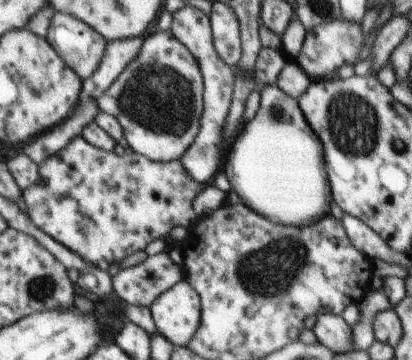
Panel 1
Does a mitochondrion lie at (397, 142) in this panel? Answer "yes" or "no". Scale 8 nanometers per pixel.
yes

